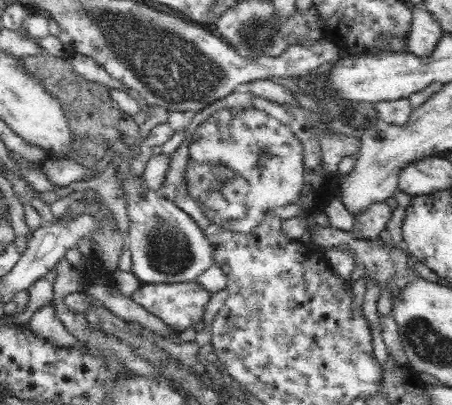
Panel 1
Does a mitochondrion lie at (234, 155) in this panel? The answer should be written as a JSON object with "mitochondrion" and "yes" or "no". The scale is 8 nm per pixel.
{"mitochondrion":"yes"}

